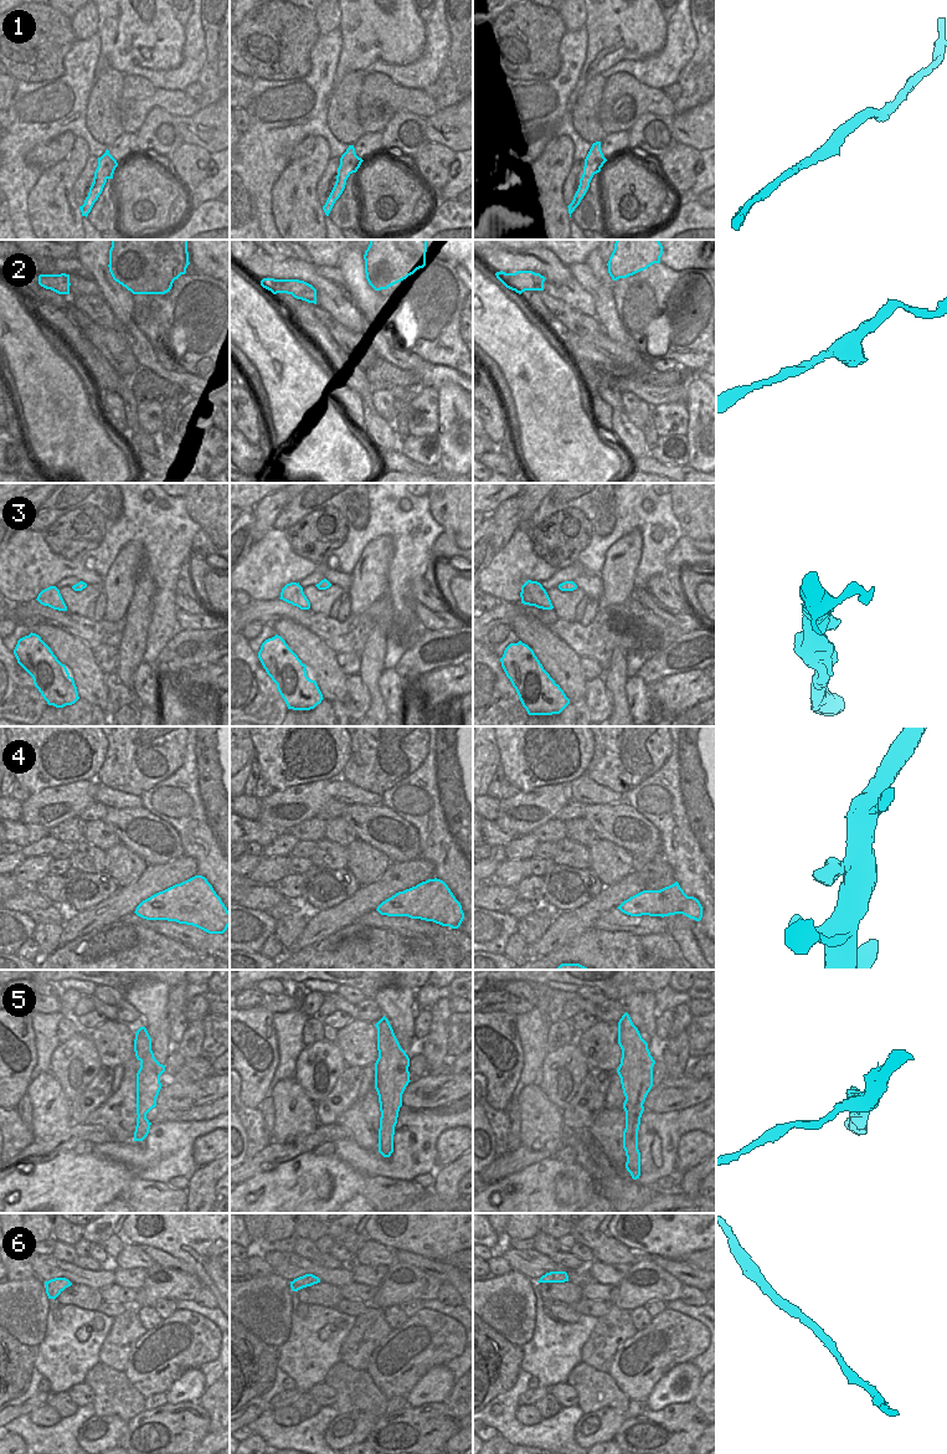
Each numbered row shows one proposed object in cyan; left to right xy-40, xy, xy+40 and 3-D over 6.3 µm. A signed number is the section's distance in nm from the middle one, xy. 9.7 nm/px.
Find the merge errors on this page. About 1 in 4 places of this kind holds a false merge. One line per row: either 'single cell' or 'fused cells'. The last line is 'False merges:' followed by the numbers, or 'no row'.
1: single cell
2: single cell
3: single cell
4: single cell
5: single cell
6: single cell
False merges: no row

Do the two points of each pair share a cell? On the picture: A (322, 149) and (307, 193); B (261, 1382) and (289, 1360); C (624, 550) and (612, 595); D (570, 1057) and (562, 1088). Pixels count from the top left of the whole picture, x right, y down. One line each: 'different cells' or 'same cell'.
A: same cell
B: different cells
C: same cell
D: same cell

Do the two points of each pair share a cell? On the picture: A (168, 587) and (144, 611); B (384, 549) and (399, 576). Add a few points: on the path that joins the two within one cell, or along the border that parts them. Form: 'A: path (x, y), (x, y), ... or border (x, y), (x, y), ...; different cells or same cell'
A: border (150, 574), (153, 581), (153, 616), (147, 631); different cells
B: border (384, 534), (394, 545), (386, 591); different cells

